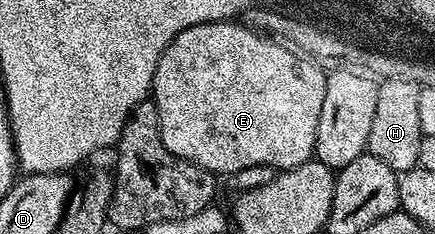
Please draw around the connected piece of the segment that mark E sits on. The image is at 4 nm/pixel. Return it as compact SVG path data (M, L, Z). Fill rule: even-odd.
M234 19L198 24L189 26L189 30L181 30L181 34L177 34L177 38L173 38L173 42L169 42L167 49L161 54L151 83L151 91L159 115L161 142L165 142L167 149L177 154L182 160L193 162L205 171L216 174L222 174L222 172L233 174L237 170L245 170L245 166L261 166L262 164L273 166L277 170L301 166L315 155L317 124L321 122L321 105L325 102L327 72L319 69L314 62L316 62L314 59L292 50L286 43L269 35L260 34L254 27L248 27L243 22L236 22Z

